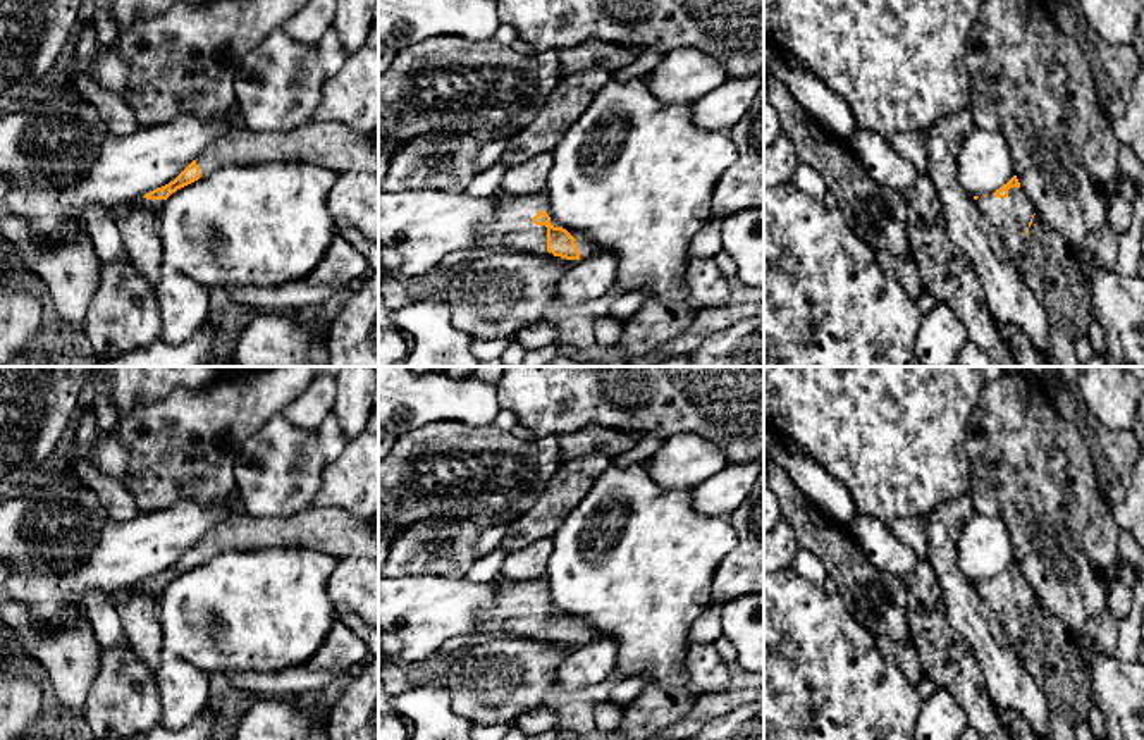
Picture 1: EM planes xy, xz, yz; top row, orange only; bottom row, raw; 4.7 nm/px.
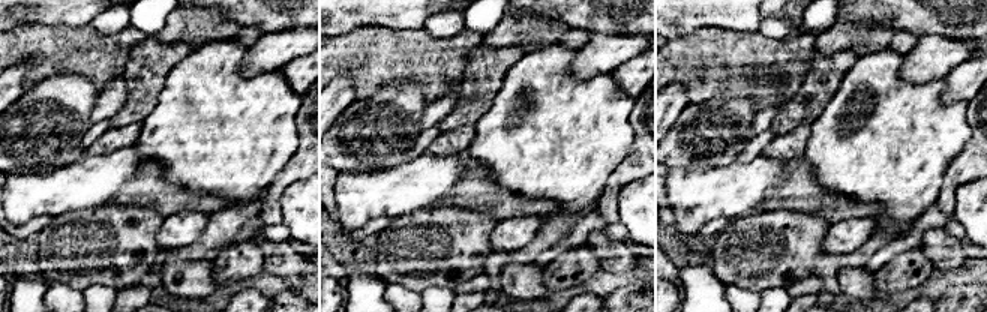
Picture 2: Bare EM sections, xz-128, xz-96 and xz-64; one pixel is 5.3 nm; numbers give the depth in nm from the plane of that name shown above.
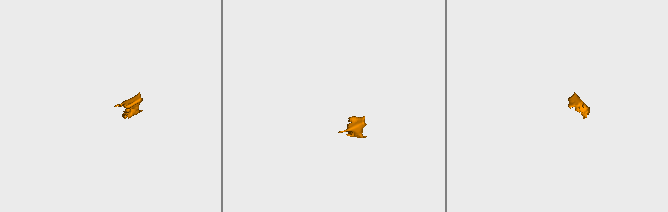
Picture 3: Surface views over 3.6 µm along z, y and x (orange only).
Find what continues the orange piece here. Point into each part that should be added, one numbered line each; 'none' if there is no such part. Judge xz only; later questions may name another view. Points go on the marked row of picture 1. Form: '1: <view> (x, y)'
1: xz (513, 226)
2: xz (585, 248)

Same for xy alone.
1: xy (334, 147)
2: xy (155, 205)

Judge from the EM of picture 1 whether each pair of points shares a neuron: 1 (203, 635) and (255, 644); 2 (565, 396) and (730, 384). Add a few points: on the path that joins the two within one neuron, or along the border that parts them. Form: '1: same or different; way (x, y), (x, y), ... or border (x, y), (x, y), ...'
1: same; way (215, 635), (243, 635)
2: same; way (606, 384), (688, 384)

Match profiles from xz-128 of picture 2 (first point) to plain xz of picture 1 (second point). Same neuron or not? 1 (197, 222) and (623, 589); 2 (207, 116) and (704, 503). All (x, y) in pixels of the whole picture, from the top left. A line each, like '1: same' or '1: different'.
1: different
2: different

